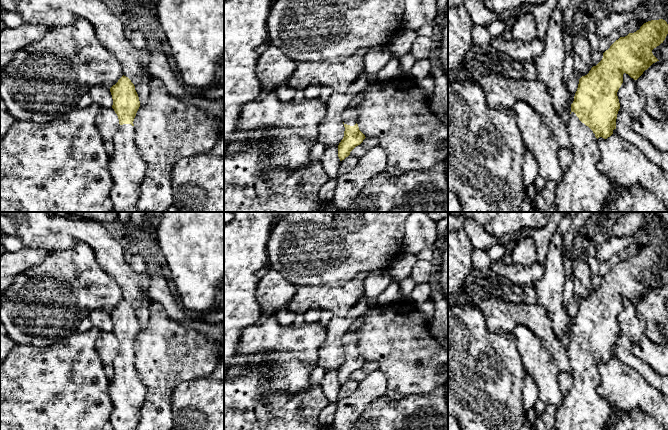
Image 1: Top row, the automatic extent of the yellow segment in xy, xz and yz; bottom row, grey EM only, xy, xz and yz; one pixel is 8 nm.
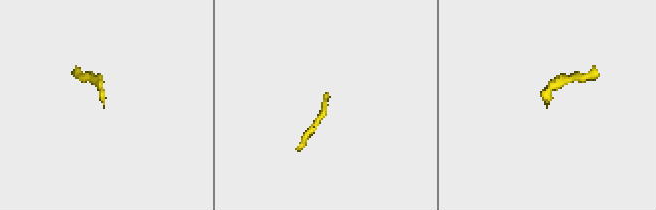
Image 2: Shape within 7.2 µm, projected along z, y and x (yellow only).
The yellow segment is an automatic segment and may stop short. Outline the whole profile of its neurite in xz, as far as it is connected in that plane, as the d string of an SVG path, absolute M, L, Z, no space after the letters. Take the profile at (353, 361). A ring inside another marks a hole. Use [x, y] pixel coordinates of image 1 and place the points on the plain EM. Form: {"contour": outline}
{"contour": "M349 331L342 336L342 346L344 347L344 361L338 369L338 381L340 385L350 379L350 376L360 369L366 362L359 354L357 348L358 336L355 332Z"}

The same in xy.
{"contour": "M124 299L110 312L110 316L112 332L120 348L113 361L114 376L108 386L113 403L110 421L113 430L136 430L147 394L147 387L140 380L135 366L133 348L140 325L134 308Z"}

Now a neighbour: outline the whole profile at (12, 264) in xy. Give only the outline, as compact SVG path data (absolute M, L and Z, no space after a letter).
M23 246L16 252L6 251L0 256L0 294L28 268L41 264L50 251Z

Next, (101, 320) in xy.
M103 310L91 311L87 315L87 318L90 319L93 324L93 327L98 329L100 332L112 331L113 329L113 323L110 316L110 312Z

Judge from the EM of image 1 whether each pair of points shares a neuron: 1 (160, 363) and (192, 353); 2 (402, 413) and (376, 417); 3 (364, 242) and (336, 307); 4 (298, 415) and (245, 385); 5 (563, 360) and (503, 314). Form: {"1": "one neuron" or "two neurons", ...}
{"1": "one neuron", "2": "one neuron", "3": "two neurons", "4": "one neuron", "5": "one neuron"}

